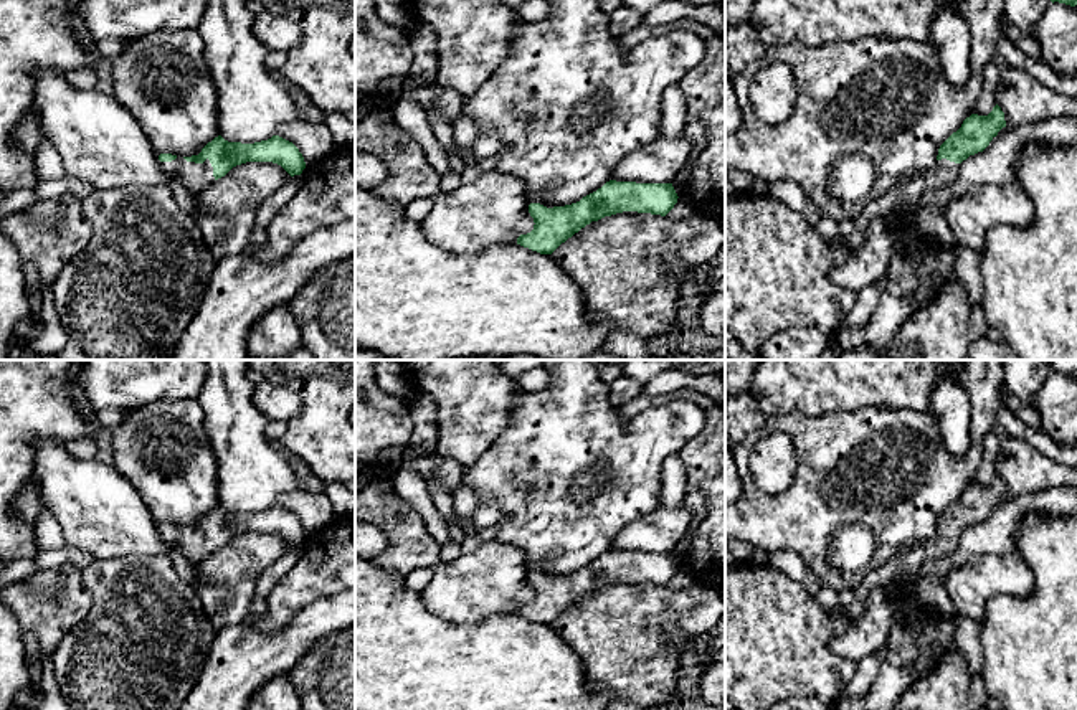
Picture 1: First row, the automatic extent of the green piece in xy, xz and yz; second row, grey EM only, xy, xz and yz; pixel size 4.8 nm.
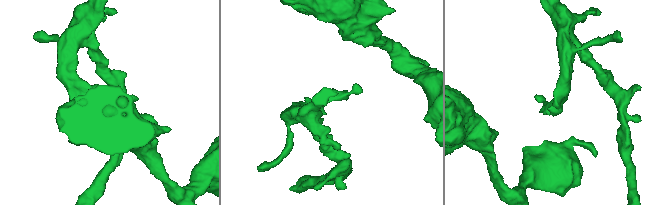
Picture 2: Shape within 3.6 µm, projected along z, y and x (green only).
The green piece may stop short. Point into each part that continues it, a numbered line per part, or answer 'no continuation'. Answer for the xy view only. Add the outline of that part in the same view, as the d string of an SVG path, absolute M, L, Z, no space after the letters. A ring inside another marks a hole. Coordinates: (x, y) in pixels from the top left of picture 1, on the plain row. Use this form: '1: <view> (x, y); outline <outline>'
1: xy (195, 547); outline M177 527L172 532L160 532L160 537L193 563L200 563L215 551L213 537L208 528L203 533L195 533Z

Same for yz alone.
1: yz (897, 573); outline M947 528L937 530L930 538L907 547L897 551L890 560L880 565L877 570L866 575L859 585L852 606L849 609L833 608L833 616L852 616L862 609L877 588L885 586L892 598L900 598L907 593L907 588L920 576L922 568L937 558L950 555L960 542L960 533Z

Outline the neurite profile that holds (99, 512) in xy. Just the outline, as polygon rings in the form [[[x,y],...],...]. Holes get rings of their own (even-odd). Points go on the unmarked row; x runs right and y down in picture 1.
[[[55,439],[36,441],[35,449],[33,477],[68,545],[96,560],[168,555],[195,588],[197,563],[162,540],[145,502],[114,466],[78,461]]]

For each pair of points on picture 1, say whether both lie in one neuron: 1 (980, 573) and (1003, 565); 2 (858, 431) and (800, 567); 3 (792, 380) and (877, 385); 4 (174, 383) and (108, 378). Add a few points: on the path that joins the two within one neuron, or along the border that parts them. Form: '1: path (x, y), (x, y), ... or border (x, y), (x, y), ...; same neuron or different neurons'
1: path (985, 573), (998, 570); same neuron
2: border (772, 552), (793, 549), (821, 586); different neurons
3: path (813, 380), (856, 380); same neuron
4: path (157, 378), (124, 378); same neuron

